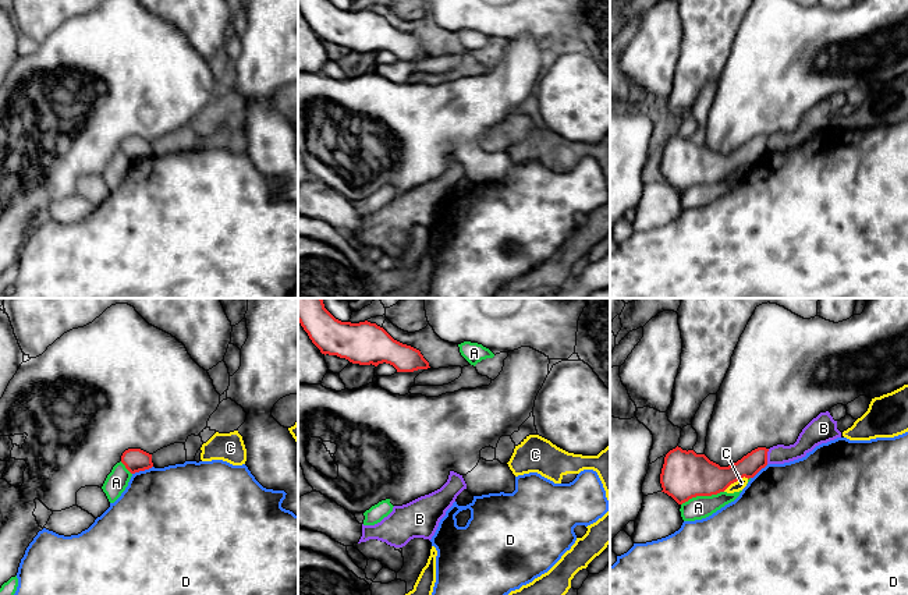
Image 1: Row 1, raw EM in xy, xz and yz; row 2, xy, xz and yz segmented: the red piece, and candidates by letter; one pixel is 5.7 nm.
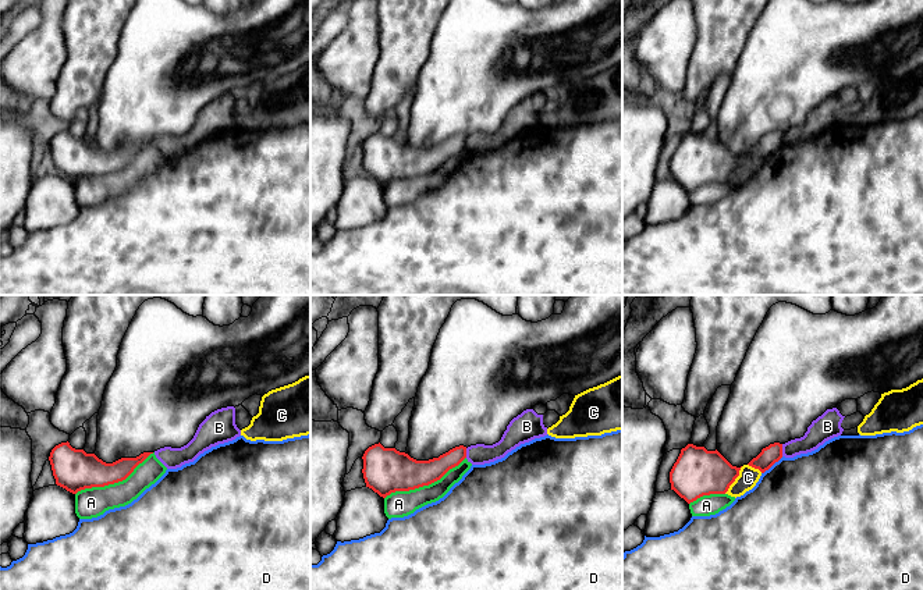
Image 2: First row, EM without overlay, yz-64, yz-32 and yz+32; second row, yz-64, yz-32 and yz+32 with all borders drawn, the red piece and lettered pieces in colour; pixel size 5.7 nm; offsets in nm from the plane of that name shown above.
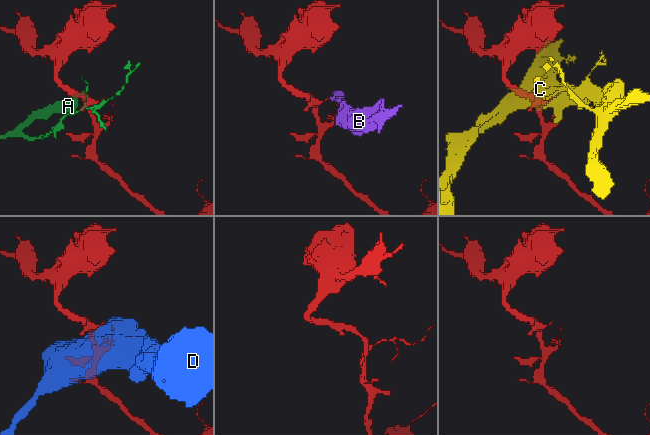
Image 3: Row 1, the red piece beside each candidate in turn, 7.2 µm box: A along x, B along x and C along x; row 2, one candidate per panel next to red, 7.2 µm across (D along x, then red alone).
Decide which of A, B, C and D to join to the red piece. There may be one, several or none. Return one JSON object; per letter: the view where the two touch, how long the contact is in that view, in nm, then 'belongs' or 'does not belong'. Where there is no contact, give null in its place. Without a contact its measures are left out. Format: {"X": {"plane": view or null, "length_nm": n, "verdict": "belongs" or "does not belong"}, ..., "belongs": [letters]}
{"A": {"plane": "yz", "length_nm": 260, "verdict": "does not belong"}, "B": {"plane": "yz", "length_nm": 90, "verdict": "does not belong"}, "C": {"plane": "yz", "length_nm": 170, "verdict": "does not belong"}, "D": {"plane": "xy", "length_nm": 130, "verdict": "does not belong"}, "belongs": []}

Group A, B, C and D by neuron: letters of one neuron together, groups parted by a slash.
A / B / C / D

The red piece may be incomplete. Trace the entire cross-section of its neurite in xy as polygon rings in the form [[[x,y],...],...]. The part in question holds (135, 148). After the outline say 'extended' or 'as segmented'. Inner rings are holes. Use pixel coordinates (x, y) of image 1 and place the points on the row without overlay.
[[[128,137],[121,144],[121,150],[131,160],[145,159],[153,155],[152,142],[141,137]]]; as segmented

